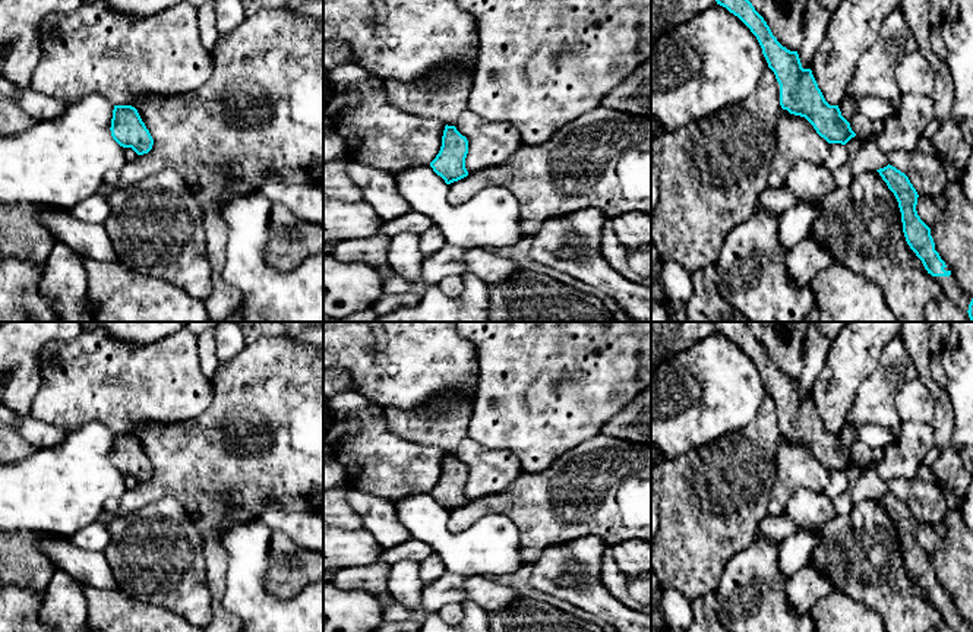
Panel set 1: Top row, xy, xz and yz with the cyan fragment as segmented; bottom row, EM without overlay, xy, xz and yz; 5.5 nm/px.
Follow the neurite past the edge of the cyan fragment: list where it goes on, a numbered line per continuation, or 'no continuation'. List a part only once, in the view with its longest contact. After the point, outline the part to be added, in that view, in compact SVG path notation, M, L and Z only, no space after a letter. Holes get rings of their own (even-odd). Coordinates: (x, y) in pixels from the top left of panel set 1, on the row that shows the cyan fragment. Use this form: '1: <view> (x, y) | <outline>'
1: yz (950, 287) | M954 275L950 276L935 276L936 282L942 288L942 293L955 303L961 310L967 312L972 297L963 291L963 288L955 281Z

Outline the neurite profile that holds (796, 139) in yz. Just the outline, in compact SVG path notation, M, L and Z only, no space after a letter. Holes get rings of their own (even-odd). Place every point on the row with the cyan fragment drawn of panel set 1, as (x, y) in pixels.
M783 108L777 123L775 142L768 178L768 187L773 189L784 186L787 173L796 161L806 159L822 164L831 149L831 143L821 138L805 117L790 114Z

